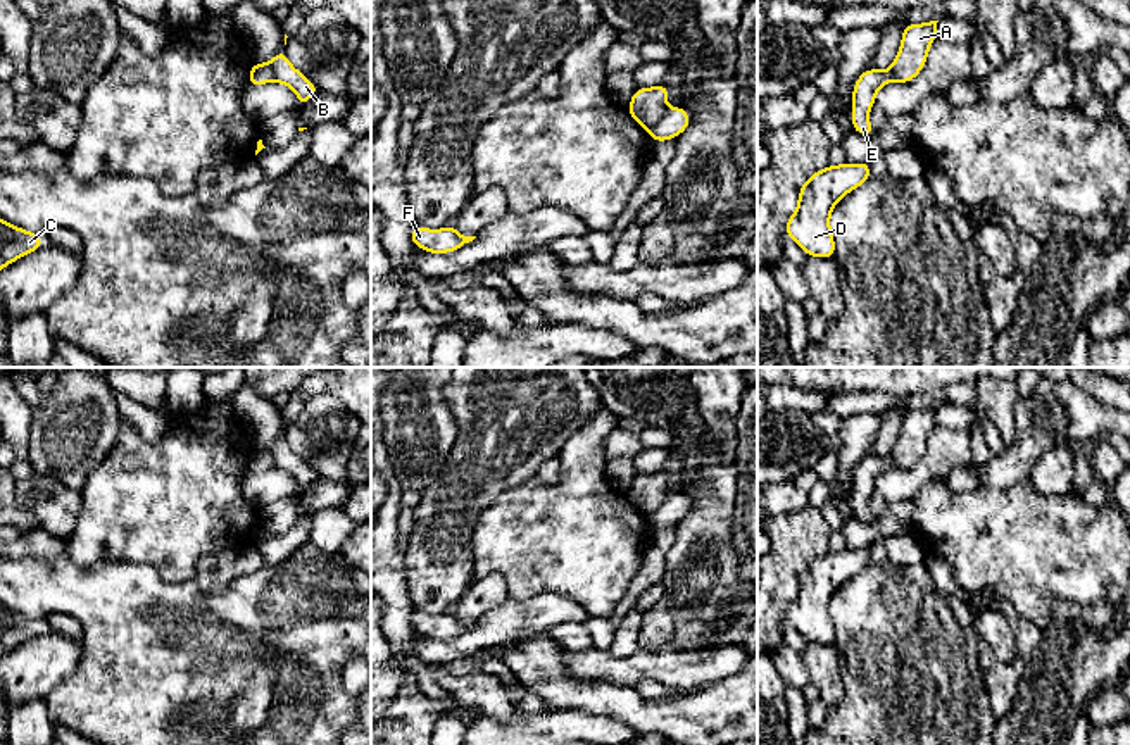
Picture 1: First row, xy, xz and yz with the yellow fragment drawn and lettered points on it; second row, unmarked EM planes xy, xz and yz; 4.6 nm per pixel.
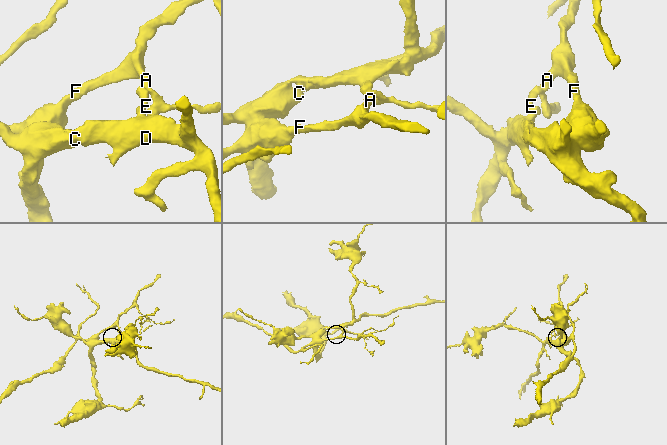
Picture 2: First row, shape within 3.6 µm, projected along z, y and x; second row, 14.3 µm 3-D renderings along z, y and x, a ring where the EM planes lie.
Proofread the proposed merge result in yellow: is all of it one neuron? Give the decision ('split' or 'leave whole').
split

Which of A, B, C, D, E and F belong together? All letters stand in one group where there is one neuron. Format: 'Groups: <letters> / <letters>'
Groups: A B F / C D E

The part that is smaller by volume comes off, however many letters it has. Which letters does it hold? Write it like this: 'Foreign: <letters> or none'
Foreign: A, B, F

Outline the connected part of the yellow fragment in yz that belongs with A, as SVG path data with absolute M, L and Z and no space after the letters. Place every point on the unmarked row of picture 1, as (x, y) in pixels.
M937 409L906 410L892 457L897 469L909 469L926 450L928 435L937 426Z

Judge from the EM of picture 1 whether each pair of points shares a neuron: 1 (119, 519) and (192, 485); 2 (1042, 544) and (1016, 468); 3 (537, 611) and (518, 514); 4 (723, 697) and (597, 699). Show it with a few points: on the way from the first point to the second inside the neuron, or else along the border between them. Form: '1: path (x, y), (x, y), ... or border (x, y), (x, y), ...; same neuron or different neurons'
1: path (137, 507), (147, 502), (175, 500); same neuron
2: border (1027, 476), (1006, 487), (982, 488); different neurons
3: border (508, 597), (564, 594), (573, 601); different neurons
4: path (692, 713), (637, 713), (628, 706); same neuron

